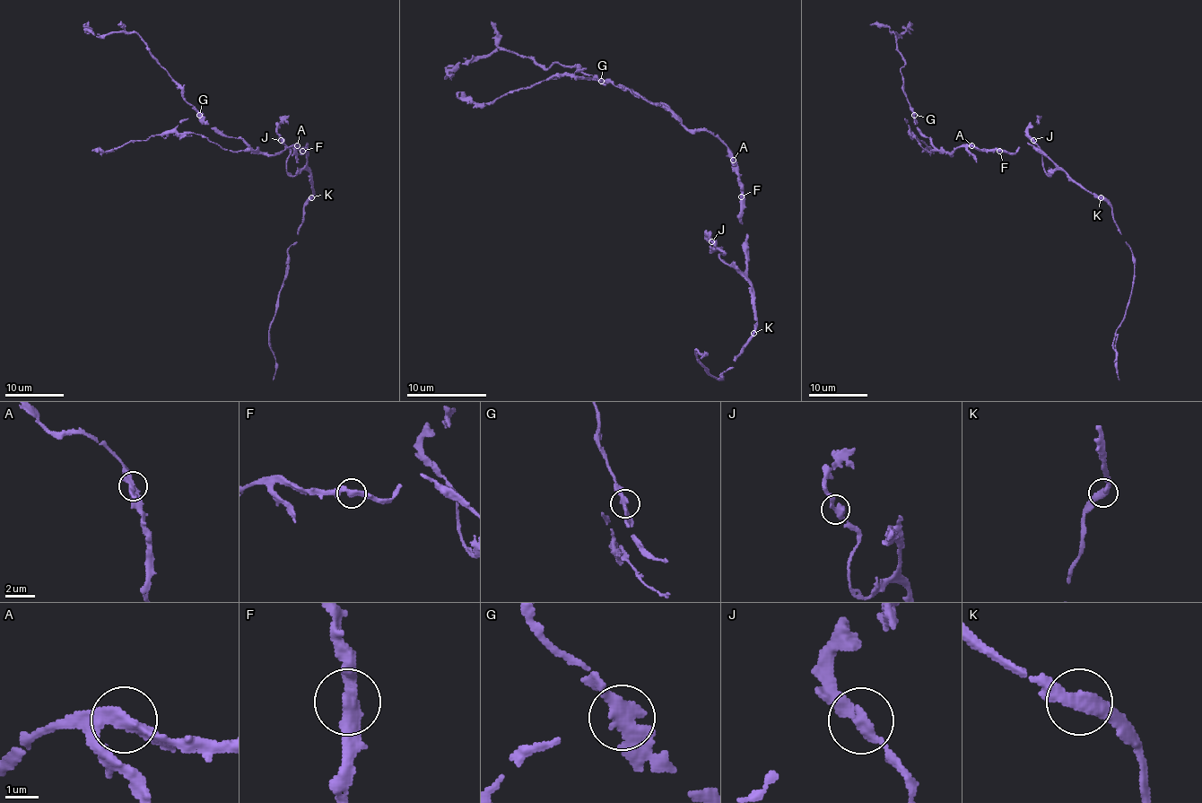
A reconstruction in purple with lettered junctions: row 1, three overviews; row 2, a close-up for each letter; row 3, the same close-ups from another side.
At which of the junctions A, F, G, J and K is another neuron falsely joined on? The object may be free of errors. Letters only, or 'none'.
none

